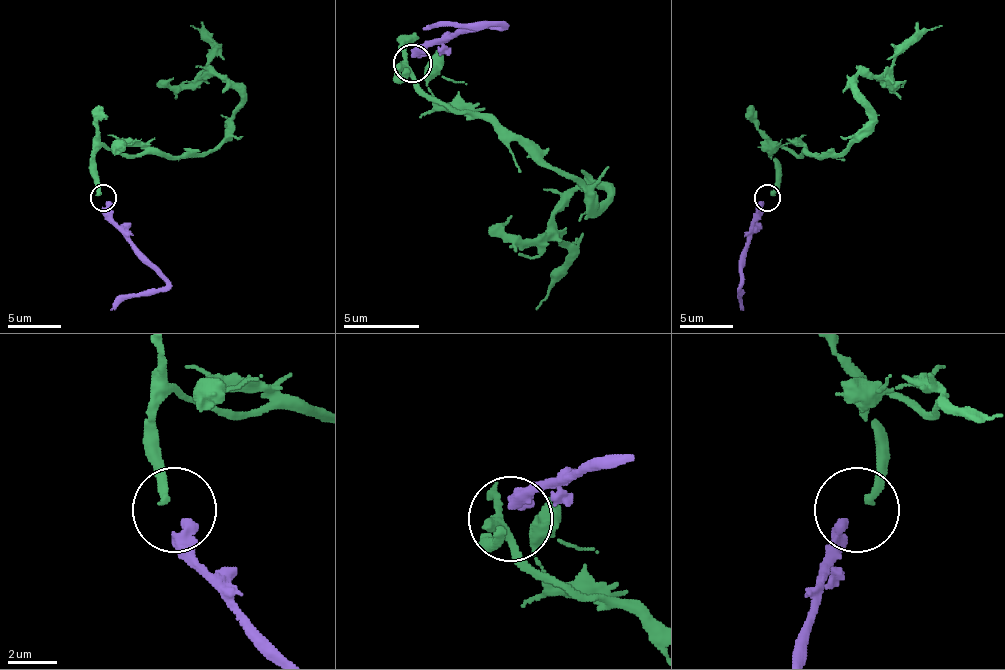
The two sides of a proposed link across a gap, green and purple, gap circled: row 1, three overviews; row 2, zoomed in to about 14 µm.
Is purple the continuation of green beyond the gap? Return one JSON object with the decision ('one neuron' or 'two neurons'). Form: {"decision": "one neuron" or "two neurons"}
{"decision": "one neuron"}

